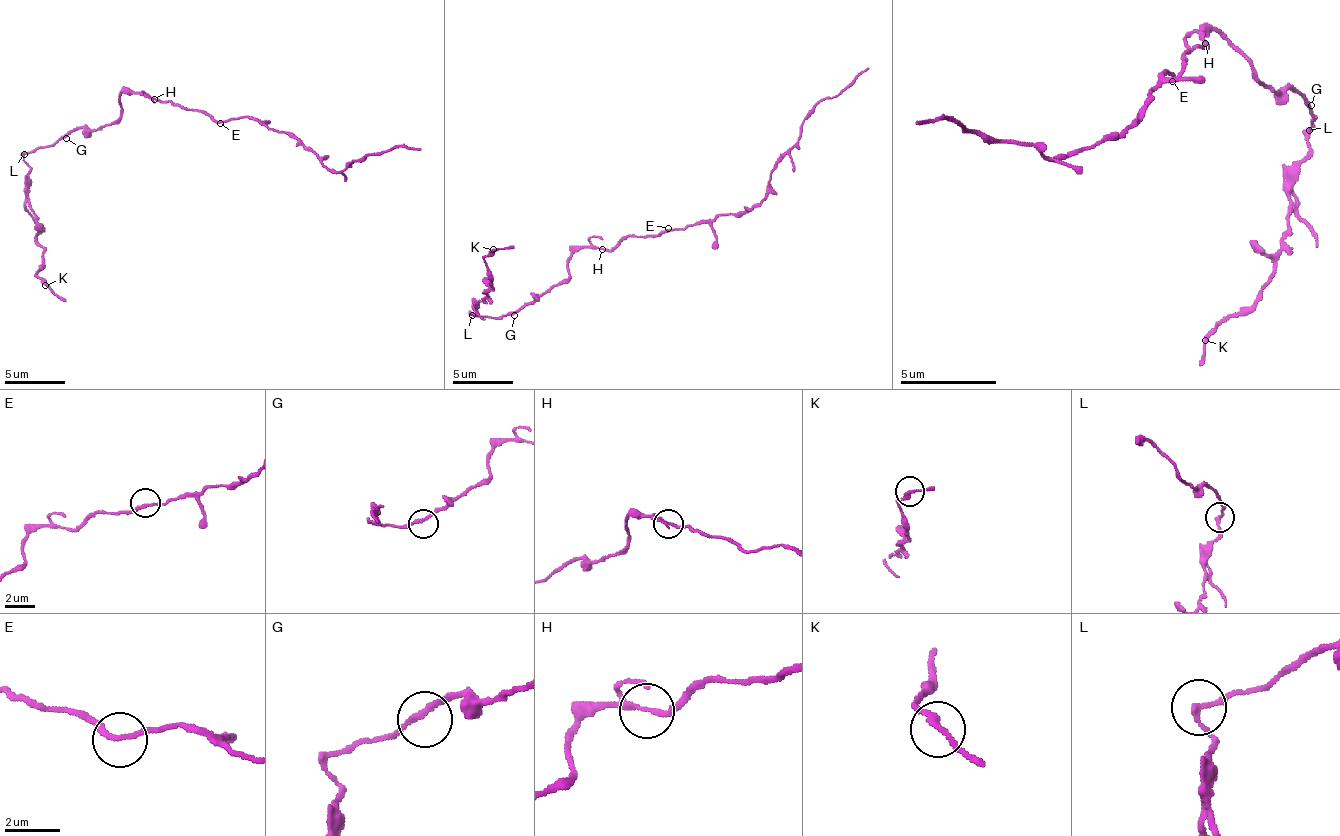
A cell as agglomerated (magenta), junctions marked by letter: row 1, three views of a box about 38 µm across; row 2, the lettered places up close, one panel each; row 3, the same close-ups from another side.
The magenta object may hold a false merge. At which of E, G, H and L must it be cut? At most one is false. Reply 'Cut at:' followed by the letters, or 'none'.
Cut at: L

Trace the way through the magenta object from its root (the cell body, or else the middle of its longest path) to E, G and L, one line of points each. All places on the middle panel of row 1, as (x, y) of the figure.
E: (602, 249), (617, 246), (629, 237), (659, 237), (668, 228)
G: (602, 249), (581, 246), (569, 261), (569, 276), (559, 285), (541, 291), (514, 315)
L: (602, 249), (581, 246), (569, 261), (565, 279), (514, 312), (505, 312), (499, 318), (472, 315)

